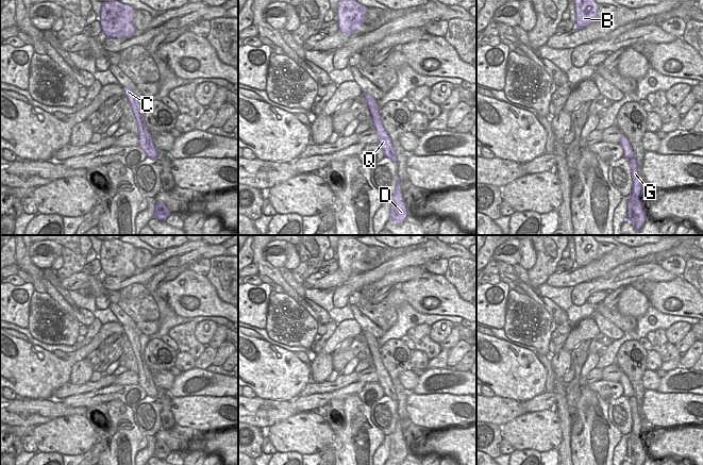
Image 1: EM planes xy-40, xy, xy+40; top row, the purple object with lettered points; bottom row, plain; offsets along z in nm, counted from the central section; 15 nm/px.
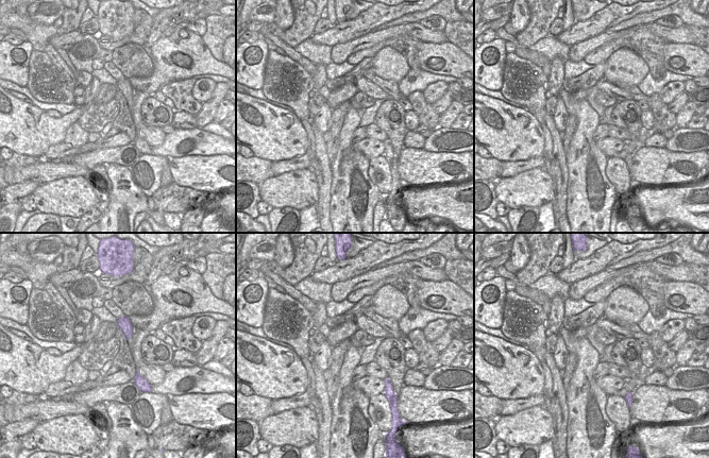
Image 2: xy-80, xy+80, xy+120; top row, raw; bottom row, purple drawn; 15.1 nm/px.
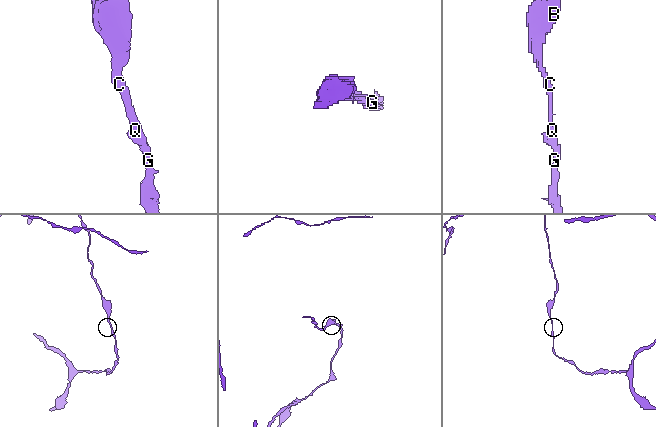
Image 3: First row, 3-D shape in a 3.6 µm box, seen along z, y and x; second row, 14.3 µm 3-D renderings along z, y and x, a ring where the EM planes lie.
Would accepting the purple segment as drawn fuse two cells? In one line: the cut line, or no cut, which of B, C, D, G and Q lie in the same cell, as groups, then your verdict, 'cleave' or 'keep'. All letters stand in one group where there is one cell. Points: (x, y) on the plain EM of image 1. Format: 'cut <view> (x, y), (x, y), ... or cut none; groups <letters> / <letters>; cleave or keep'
cut none; groups B C D G Q; keep

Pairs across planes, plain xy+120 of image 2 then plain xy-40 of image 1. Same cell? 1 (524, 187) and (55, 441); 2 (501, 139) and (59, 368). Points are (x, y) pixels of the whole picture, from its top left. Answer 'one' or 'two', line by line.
1: one
2: one

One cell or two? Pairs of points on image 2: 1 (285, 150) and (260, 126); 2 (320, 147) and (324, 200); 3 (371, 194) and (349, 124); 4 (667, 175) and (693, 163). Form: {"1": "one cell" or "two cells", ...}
{"1": "one cell", "2": "one cell", "3": "one cell", "4": "one cell"}

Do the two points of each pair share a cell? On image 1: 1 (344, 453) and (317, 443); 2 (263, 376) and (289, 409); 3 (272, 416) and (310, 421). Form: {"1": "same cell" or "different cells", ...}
{"1": "different cells", "2": "different cells", "3": "different cells"}

